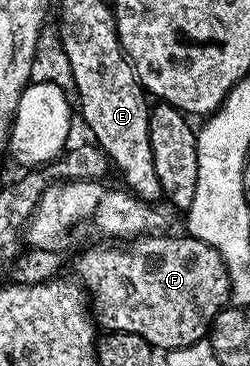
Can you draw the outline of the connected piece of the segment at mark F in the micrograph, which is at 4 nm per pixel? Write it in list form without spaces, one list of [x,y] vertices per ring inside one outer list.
[[[187,234],[165,239],[163,251],[156,255],[88,248],[75,258],[74,272],[89,294],[93,321],[103,331],[133,332],[156,350],[190,346],[205,339],[212,319],[230,300],[230,282],[218,250]]]

